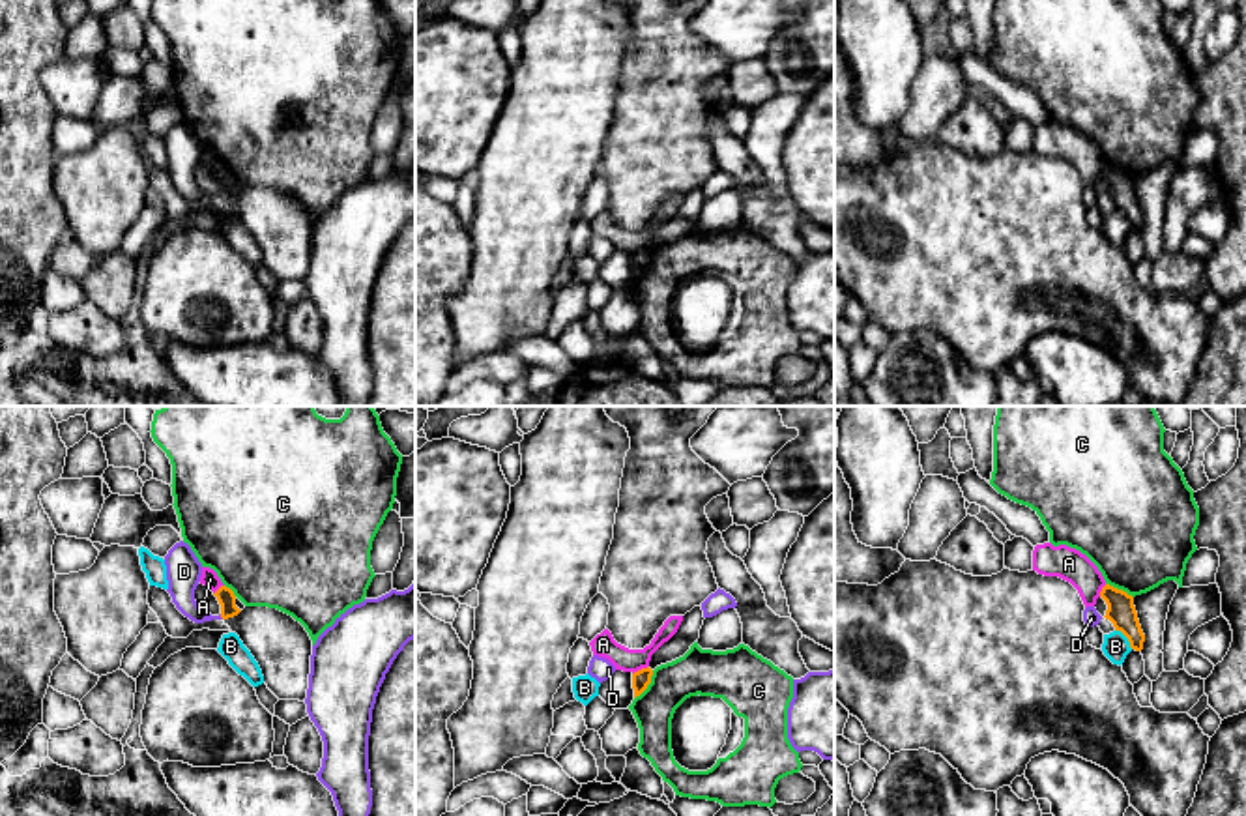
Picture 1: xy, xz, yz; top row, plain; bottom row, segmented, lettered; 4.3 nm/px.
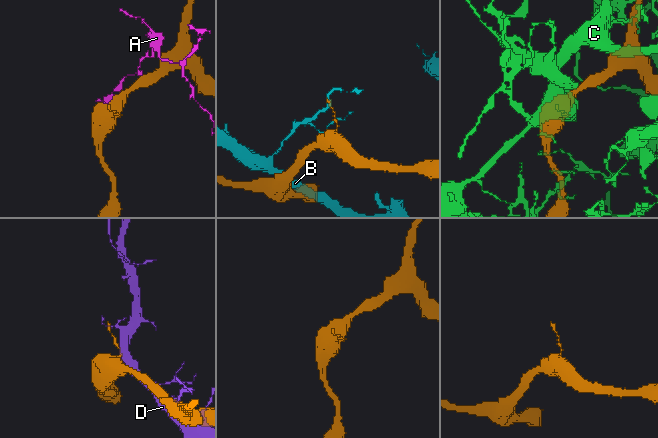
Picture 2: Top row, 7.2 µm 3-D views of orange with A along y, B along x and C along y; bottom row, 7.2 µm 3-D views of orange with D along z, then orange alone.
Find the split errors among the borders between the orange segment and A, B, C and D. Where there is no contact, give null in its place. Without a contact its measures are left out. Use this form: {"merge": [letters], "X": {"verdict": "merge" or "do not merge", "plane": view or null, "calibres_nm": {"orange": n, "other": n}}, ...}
{"merge": [], "A": {"verdict": "do not merge", "plane": "xz", "calibres_nm": {"orange": 80, "other": 100}}, "B": {"verdict": "do not merge", "plane": "yz", "calibres_nm": {"orange": 120, "other": 120}}, "C": {"verdict": "do not merge", "plane": "xz", "calibres_nm": {"orange": 80, "other": 200}}, "D": {"verdict": "do not merge", "plane": "xy", "calibres_nm": {"orange": 80, "other": 150}}}

